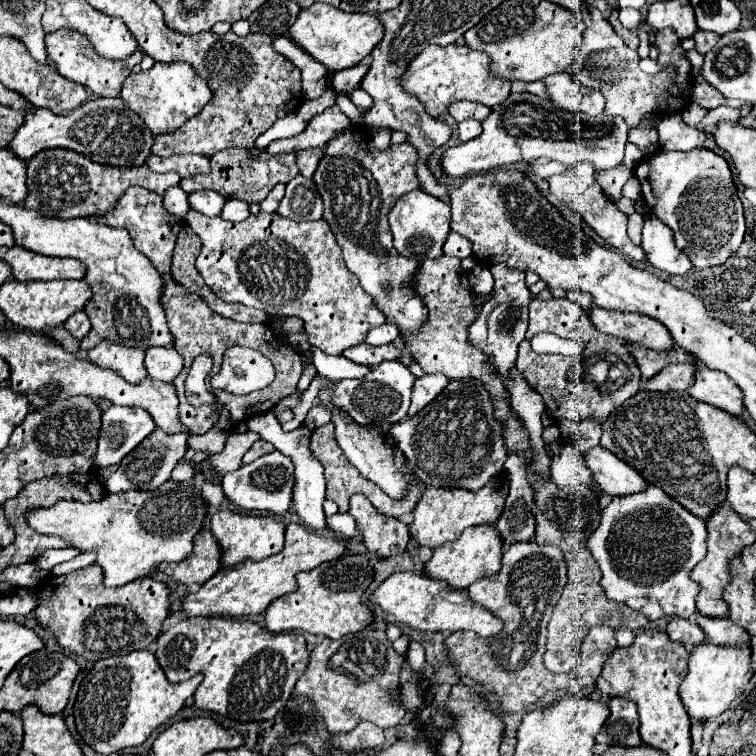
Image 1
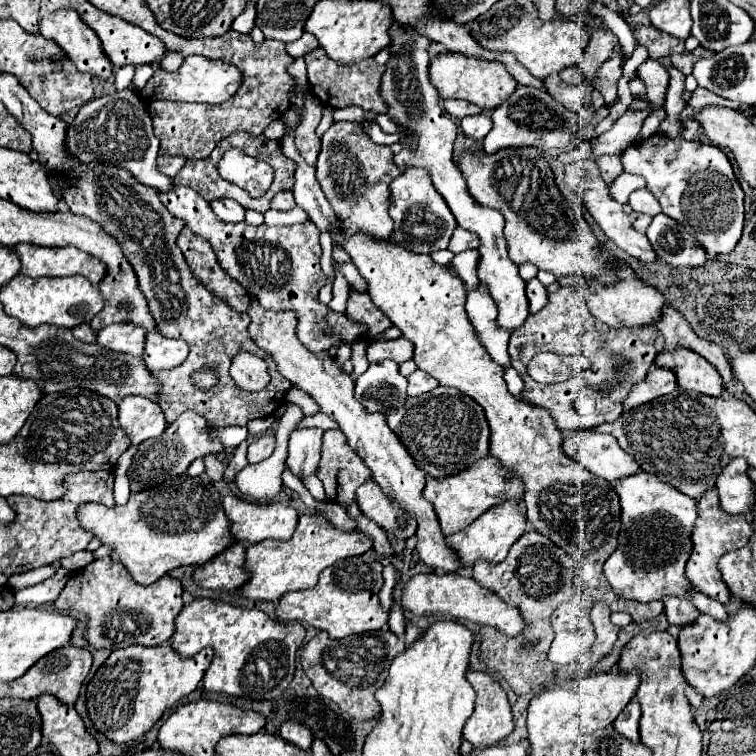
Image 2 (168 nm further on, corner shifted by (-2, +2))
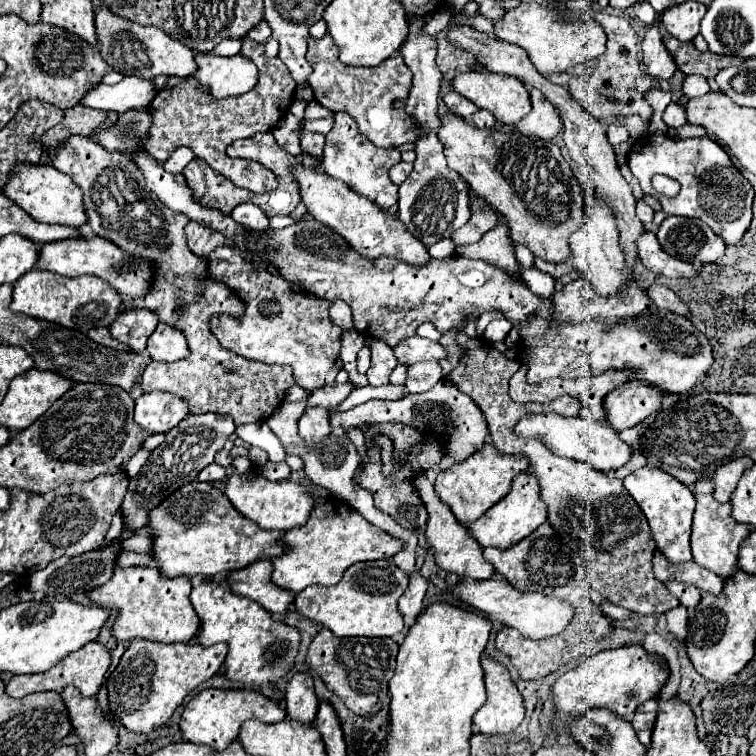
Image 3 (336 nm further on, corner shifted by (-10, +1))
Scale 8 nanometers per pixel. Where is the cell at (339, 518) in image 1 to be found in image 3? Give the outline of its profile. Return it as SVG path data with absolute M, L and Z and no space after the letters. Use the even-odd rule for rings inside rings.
M255 423L255 425L237 427L235 433L237 433L237 437L239 437L243 443L267 451L269 461L273 461L273 463L283 463L283 461L285 461L283 445L279 443L279 439L275 439L273 431L271 431L265 423Z

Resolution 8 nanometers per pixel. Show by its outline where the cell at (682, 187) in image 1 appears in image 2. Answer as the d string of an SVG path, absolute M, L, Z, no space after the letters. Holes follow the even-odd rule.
M657 132L631 144L621 154L621 162L627 174L639 174L647 180L647 190L657 198L663 214L693 232L709 258L735 248L743 230L743 190L729 158L719 148L683 138L667 138Z

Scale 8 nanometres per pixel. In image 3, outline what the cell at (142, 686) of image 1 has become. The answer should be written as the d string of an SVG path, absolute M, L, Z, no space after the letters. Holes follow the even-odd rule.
M131 641L123 653L119 665L107 679L109 711L131 733L151 733L163 725L183 699L201 683L211 679L221 667L227 655L227 645L217 643L213 647L199 647L191 643L155 643L155 641Z

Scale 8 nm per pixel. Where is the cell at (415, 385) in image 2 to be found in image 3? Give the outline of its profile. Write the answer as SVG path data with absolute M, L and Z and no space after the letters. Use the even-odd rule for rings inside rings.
M435 361L409 365L405 387L409 393L423 393L433 389L441 379L441 367Z

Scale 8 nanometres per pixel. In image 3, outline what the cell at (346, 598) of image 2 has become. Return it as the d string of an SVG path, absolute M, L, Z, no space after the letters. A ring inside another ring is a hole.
M365 561L351 565L337 585L311 585L303 589L295 597L293 605L303 617L327 627L337 637L393 637L403 629L397 599L405 593L407 583L407 575L403 575L393 561Z

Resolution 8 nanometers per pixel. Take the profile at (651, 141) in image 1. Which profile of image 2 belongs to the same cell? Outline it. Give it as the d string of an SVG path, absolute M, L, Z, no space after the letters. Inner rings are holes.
M647 58L637 68L637 76L645 82L647 100L653 102L653 110L659 110L665 104L665 92L667 92L667 86L669 86L667 68L661 62Z

